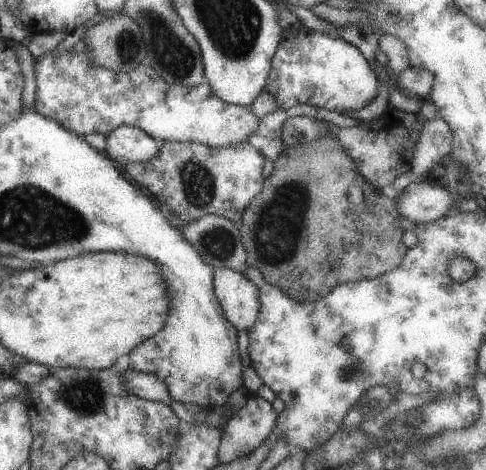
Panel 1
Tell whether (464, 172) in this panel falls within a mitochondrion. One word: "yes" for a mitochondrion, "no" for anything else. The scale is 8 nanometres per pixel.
no

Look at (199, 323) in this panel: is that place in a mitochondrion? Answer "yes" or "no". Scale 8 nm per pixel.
no

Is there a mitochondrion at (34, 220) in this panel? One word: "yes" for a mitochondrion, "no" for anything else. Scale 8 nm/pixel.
yes

